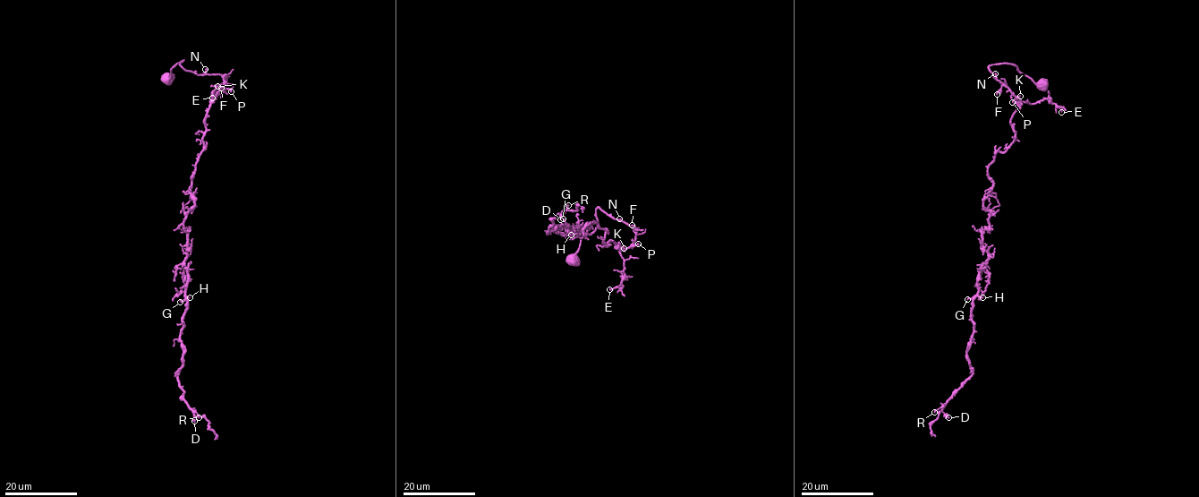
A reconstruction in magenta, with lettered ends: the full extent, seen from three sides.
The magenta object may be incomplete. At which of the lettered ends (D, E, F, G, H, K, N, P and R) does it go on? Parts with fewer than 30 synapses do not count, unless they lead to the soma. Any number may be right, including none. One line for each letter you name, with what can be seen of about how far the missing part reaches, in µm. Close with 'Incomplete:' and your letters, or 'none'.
K: 20 µm
Incomplete: K

